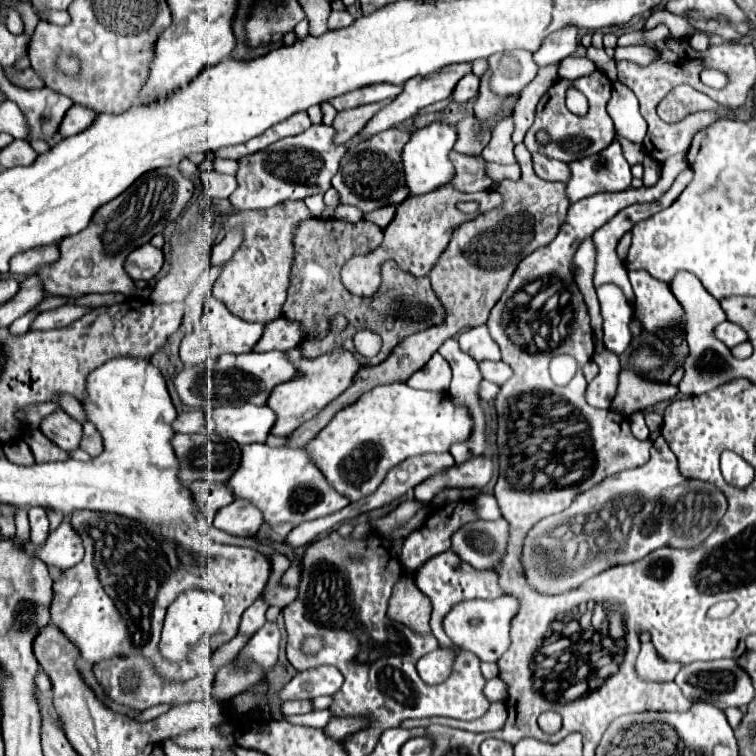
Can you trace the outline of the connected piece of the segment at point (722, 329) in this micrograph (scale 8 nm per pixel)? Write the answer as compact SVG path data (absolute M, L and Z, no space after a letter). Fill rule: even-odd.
M729 320L721 322L721 324L713 330L713 334L715 334L715 338L721 340L727 348L733 348L733 346L737 346L737 344L741 344L741 342L747 342L747 332L745 332L741 326L737 326L737 324L729 322Z

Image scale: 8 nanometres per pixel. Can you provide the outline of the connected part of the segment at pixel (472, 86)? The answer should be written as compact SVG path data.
M471 72L459 80L451 98L455 102L467 102L467 100L473 100L477 96L477 90L479 90L479 78Z

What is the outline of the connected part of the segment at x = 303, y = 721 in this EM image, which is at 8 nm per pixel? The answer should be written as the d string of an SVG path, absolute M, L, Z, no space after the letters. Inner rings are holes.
M313 710L309 714L301 714L301 716L285 716L285 720L289 724L299 724L299 726L327 726L329 722L329 710Z

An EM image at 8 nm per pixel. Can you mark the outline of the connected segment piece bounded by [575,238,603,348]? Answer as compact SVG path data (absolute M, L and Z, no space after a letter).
M587 238L579 246L579 252L575 254L575 280L579 284L579 290L583 292L583 298L591 316L595 347L601 348L603 346L603 319L599 316L599 302L593 288L593 268L595 268L595 250L591 244L591 238Z

